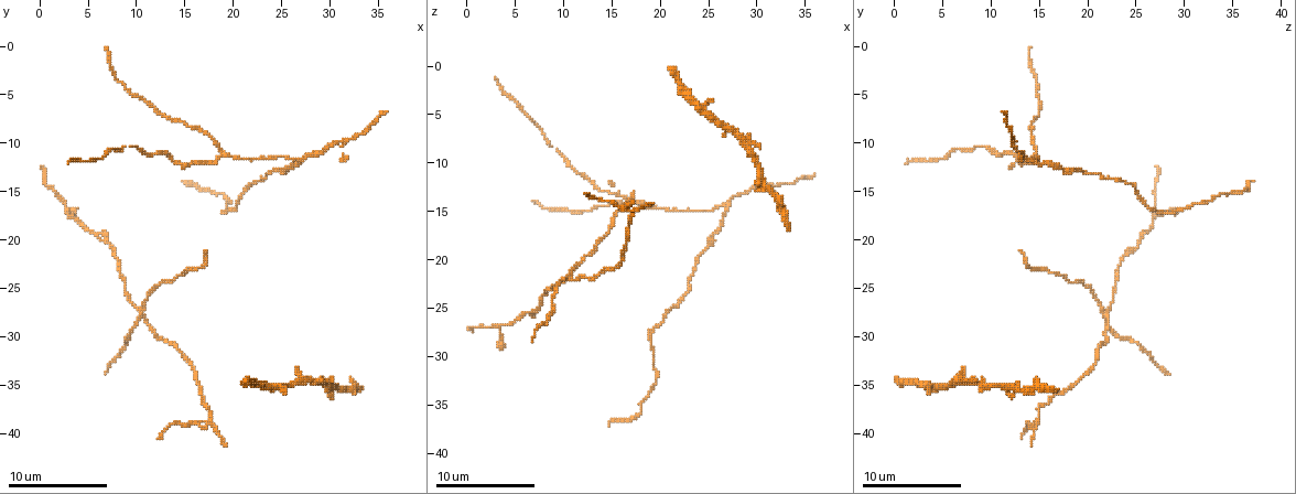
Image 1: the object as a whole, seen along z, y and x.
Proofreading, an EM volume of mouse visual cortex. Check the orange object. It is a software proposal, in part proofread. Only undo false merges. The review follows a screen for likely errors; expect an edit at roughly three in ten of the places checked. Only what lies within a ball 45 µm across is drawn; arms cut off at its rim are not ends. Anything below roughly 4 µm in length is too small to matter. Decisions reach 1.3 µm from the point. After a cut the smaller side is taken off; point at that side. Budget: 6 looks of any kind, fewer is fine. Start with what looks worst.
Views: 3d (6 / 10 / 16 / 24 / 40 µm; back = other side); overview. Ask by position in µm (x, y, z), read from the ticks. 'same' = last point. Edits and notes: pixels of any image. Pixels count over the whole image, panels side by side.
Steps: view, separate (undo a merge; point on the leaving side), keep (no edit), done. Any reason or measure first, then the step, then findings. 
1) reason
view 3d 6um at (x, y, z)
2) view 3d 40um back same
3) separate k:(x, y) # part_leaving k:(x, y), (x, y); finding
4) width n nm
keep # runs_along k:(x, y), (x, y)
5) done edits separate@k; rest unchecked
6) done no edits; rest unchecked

looks like a crossing
view 3d 10um at (10.6, 27.6, 21.8)

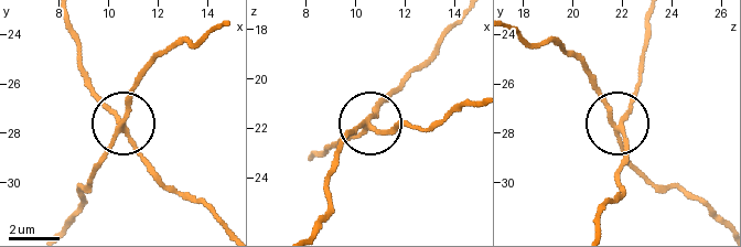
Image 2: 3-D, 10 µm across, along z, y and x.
side_arm 21 um
separate 2:(100, 161) # part_leaving 2:(119, 126), (135, 83), (161, 52), (200, 43), (218, 27); two neurons meet here

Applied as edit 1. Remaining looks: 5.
view overview

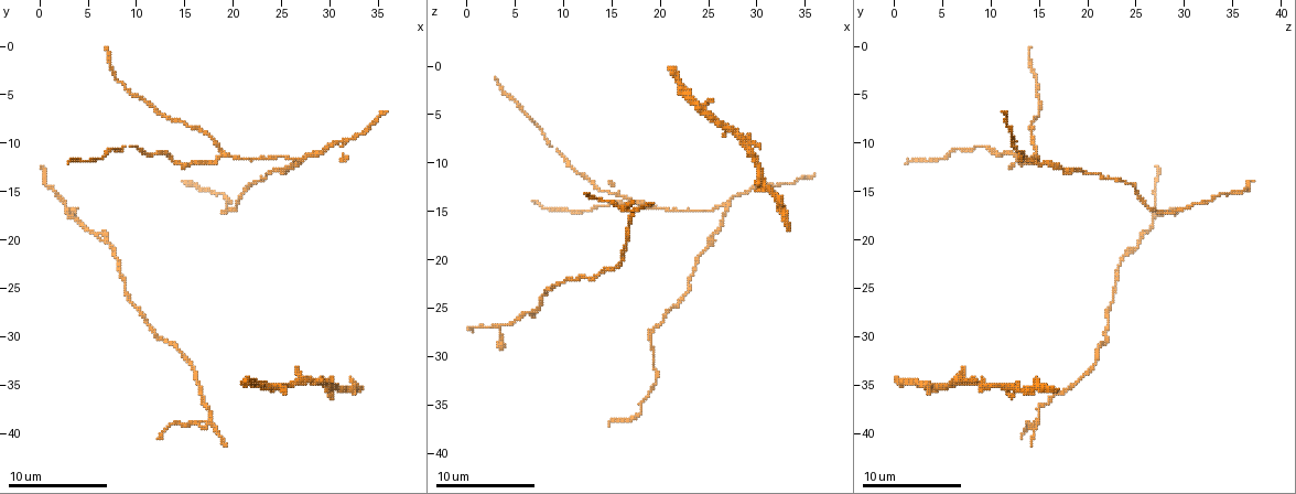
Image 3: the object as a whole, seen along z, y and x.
three arms meet
view 3d 10um at (27.0, 12.0, 14.4)

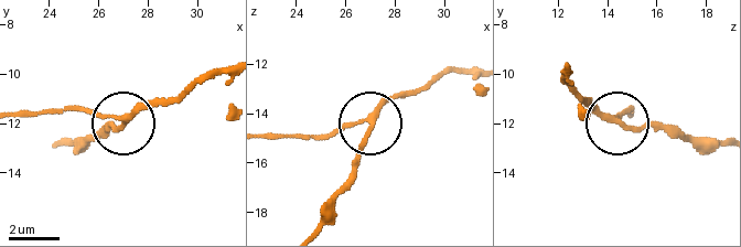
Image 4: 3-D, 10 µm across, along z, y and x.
side_arm 12 um
keep # continuous, no second neuron

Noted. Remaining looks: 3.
view 3d 10um at (19.0, 11.0, 14.8)

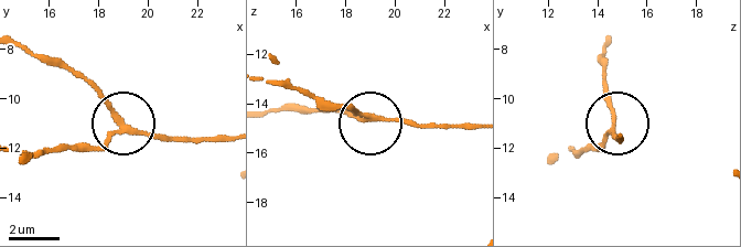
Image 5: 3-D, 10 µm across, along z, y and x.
side_arm 19 um
separate 5:(101, 99) # part_leaving 5:(125, 125), (87, 82), (18, 46); two neurons meet here

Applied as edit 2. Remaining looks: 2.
done edits separate@2, separate@5; rest unchecked

